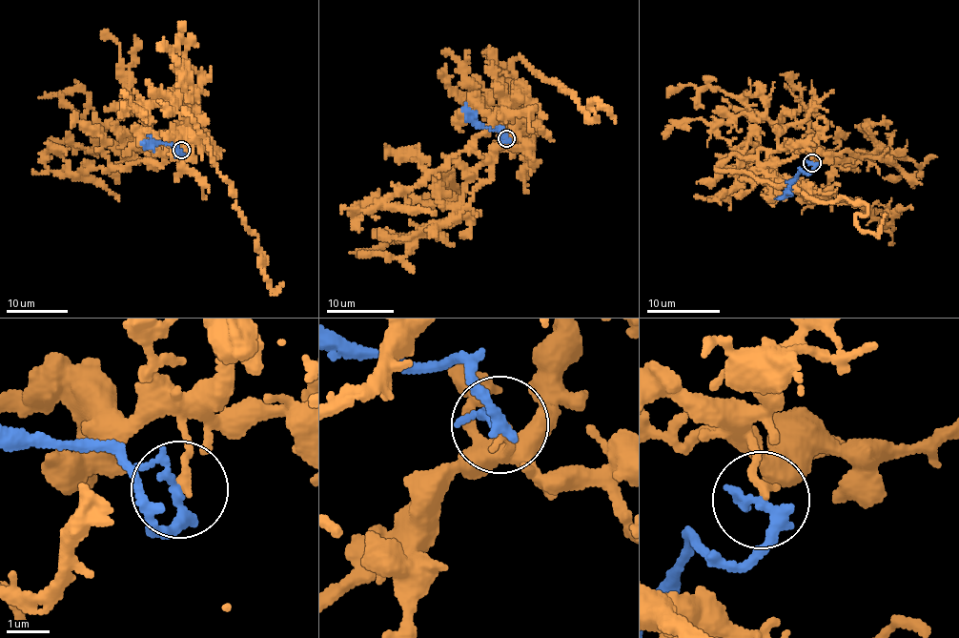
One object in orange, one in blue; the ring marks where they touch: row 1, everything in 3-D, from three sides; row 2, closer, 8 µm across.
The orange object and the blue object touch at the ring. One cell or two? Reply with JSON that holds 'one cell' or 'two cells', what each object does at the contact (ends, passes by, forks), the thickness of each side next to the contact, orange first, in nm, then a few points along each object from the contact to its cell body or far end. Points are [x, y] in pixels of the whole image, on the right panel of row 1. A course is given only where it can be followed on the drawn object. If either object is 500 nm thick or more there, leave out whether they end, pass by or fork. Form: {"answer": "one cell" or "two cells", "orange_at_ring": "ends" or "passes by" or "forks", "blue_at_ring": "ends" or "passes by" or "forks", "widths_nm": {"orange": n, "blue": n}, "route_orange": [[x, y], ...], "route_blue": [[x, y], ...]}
{"answer": "two cells", "orange_at_ring": "ends", "blue_at_ring": "passes by", "widths_nm": {"orange": 200, "blue": 240}, "route_orange": [[812, 161], [786, 145], [716, 168], [865, 203], [856, 226], [878, 236], [885, 213]], "route_blue": [[812, 163], [814, 166], [806, 173], [799, 169], [785, 193], [792, 193]]}

